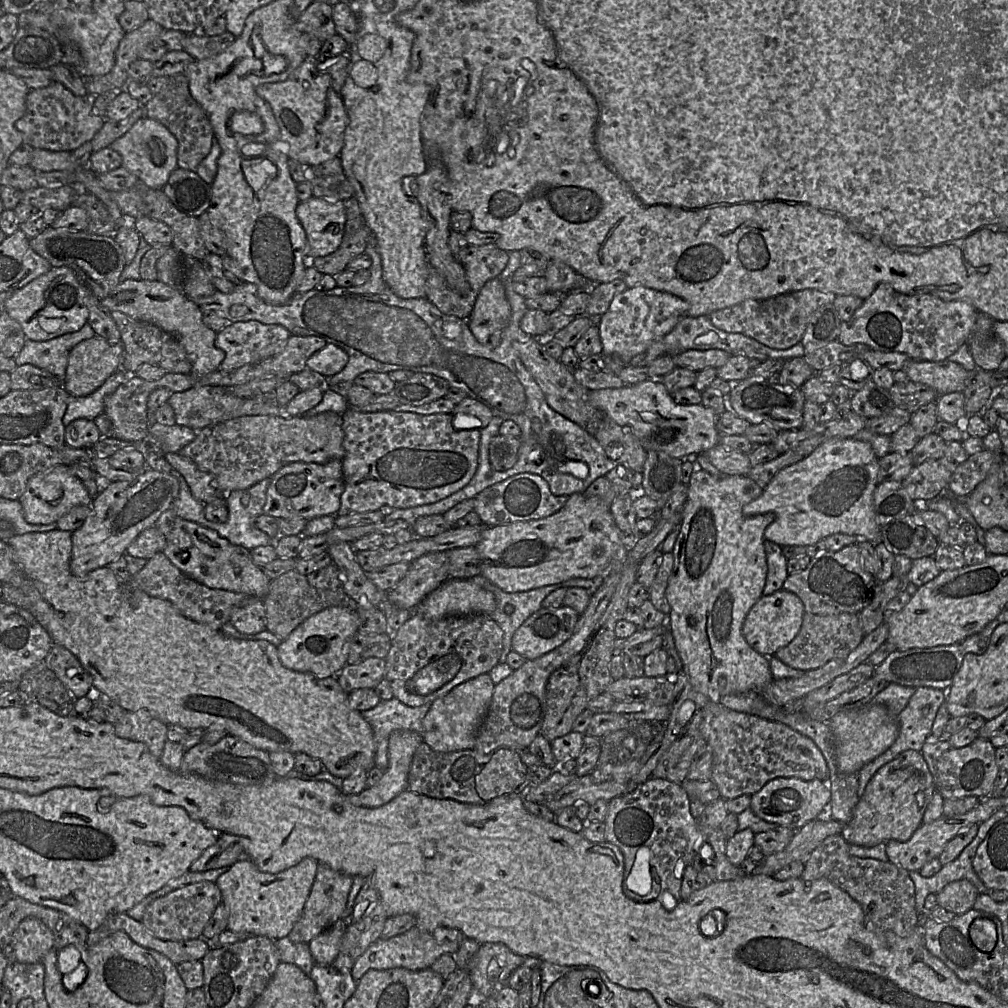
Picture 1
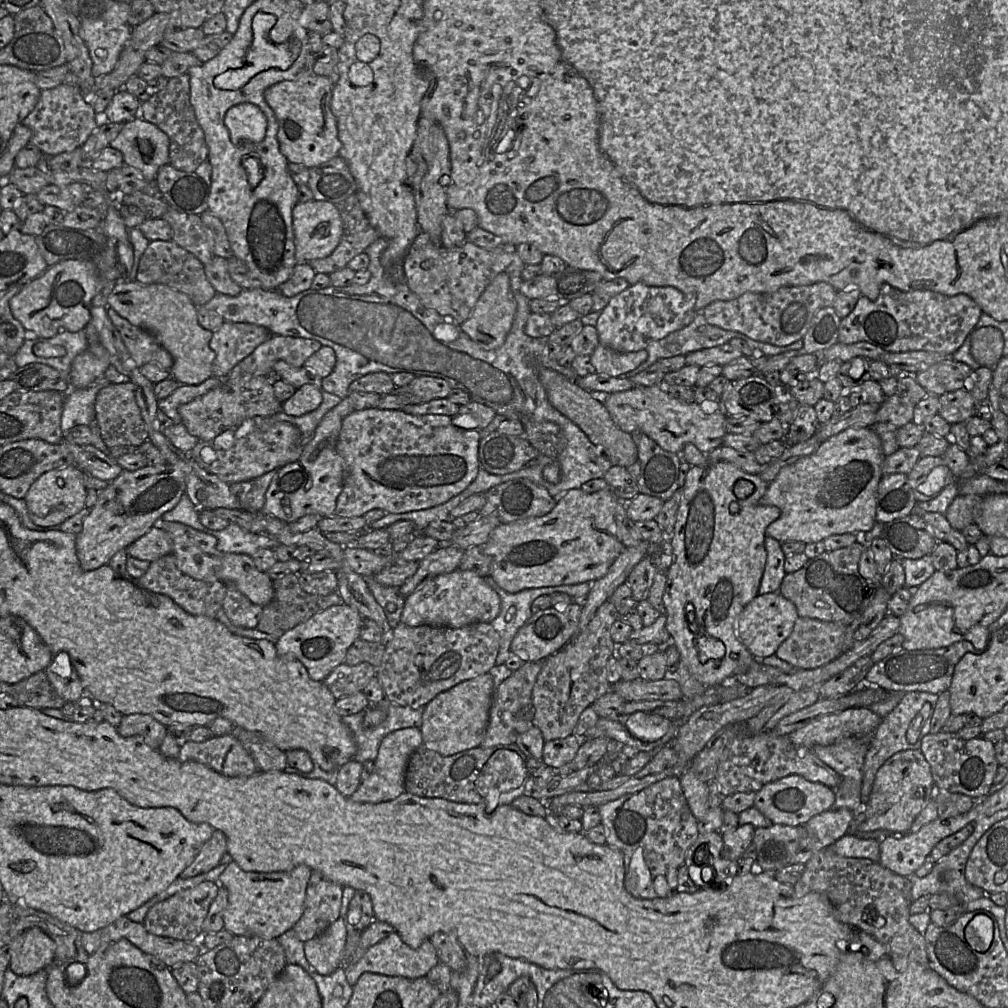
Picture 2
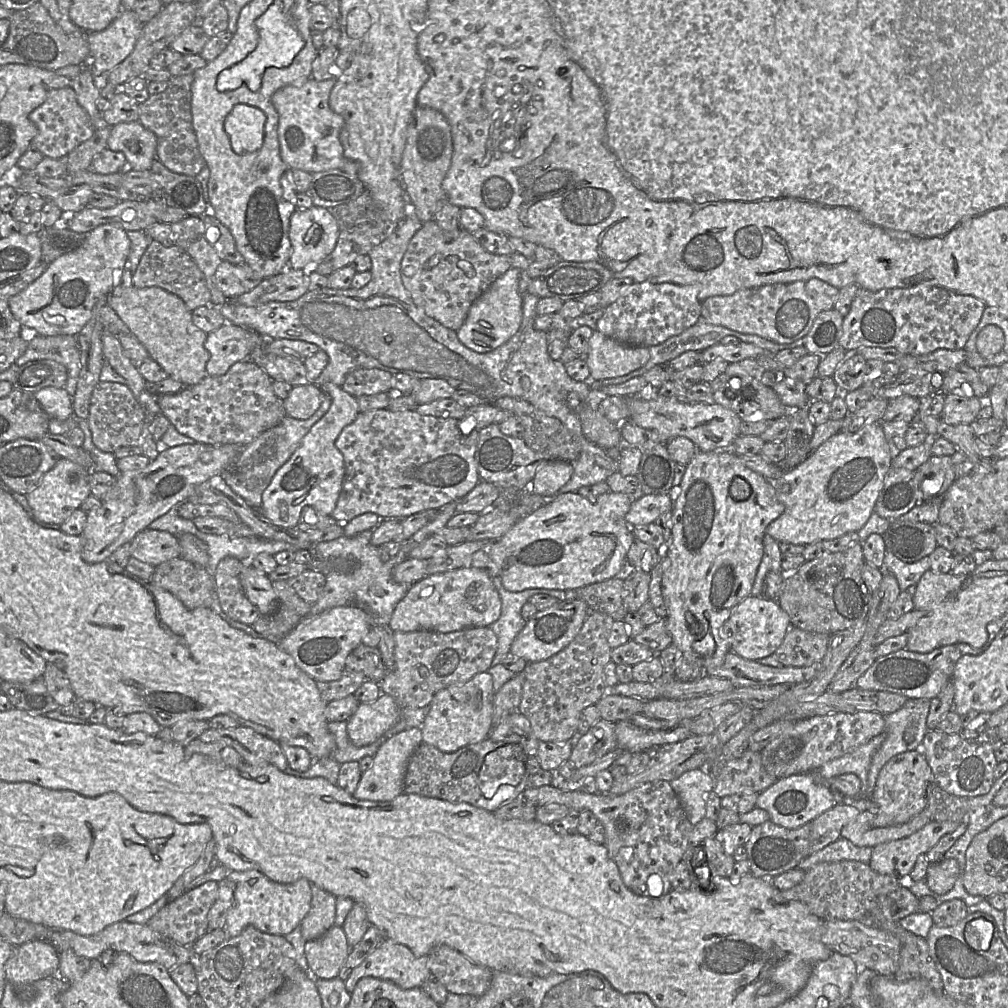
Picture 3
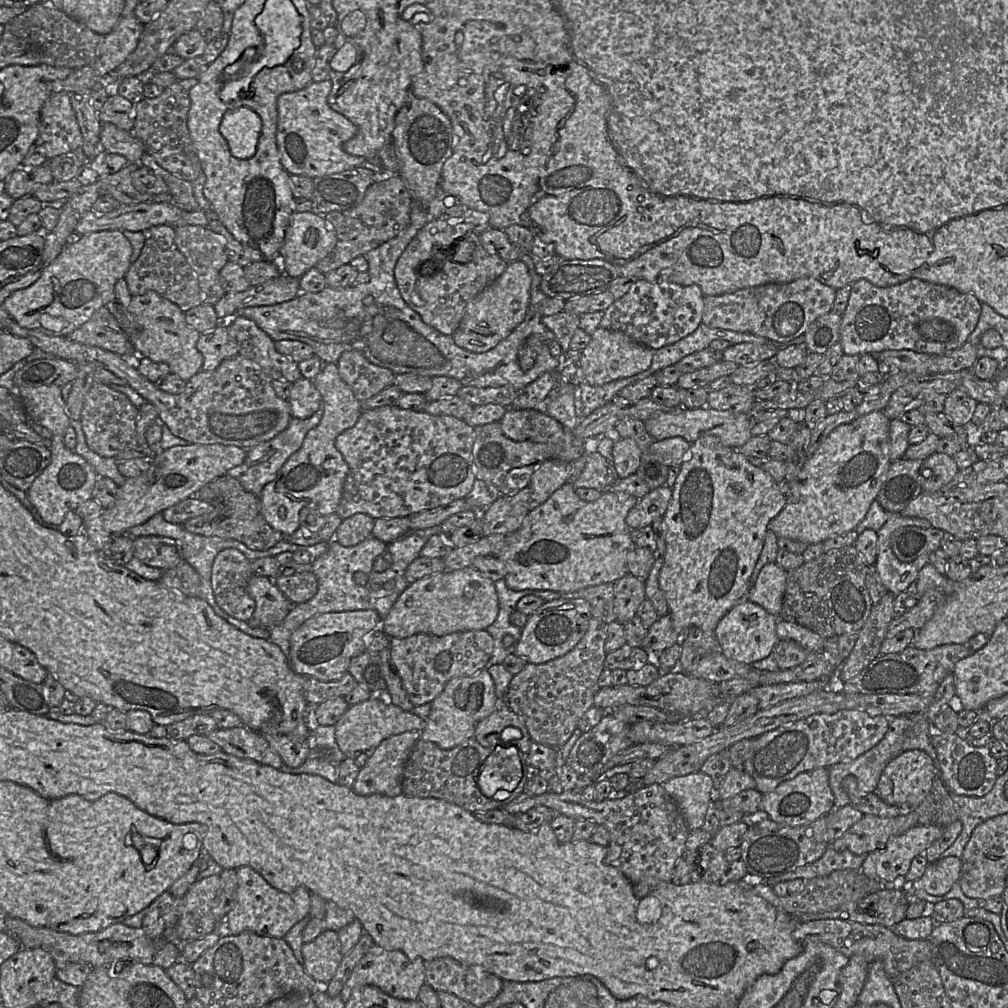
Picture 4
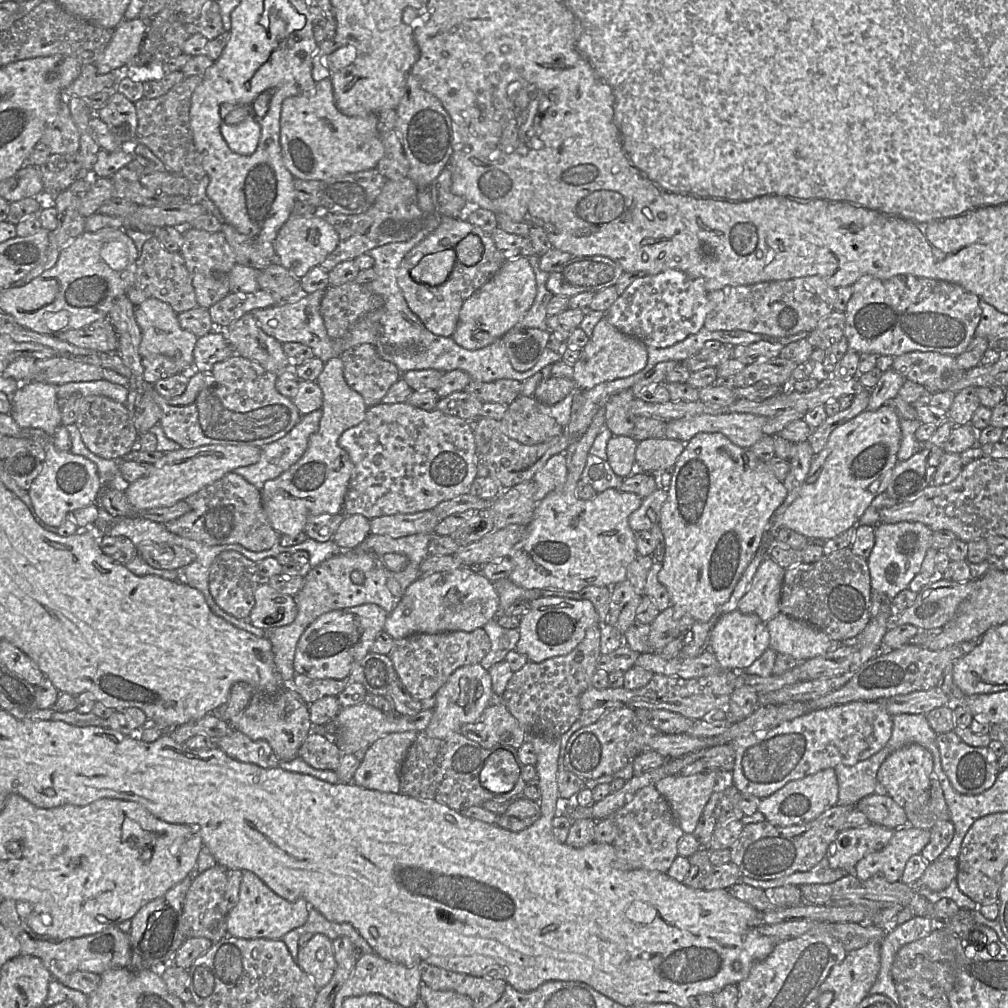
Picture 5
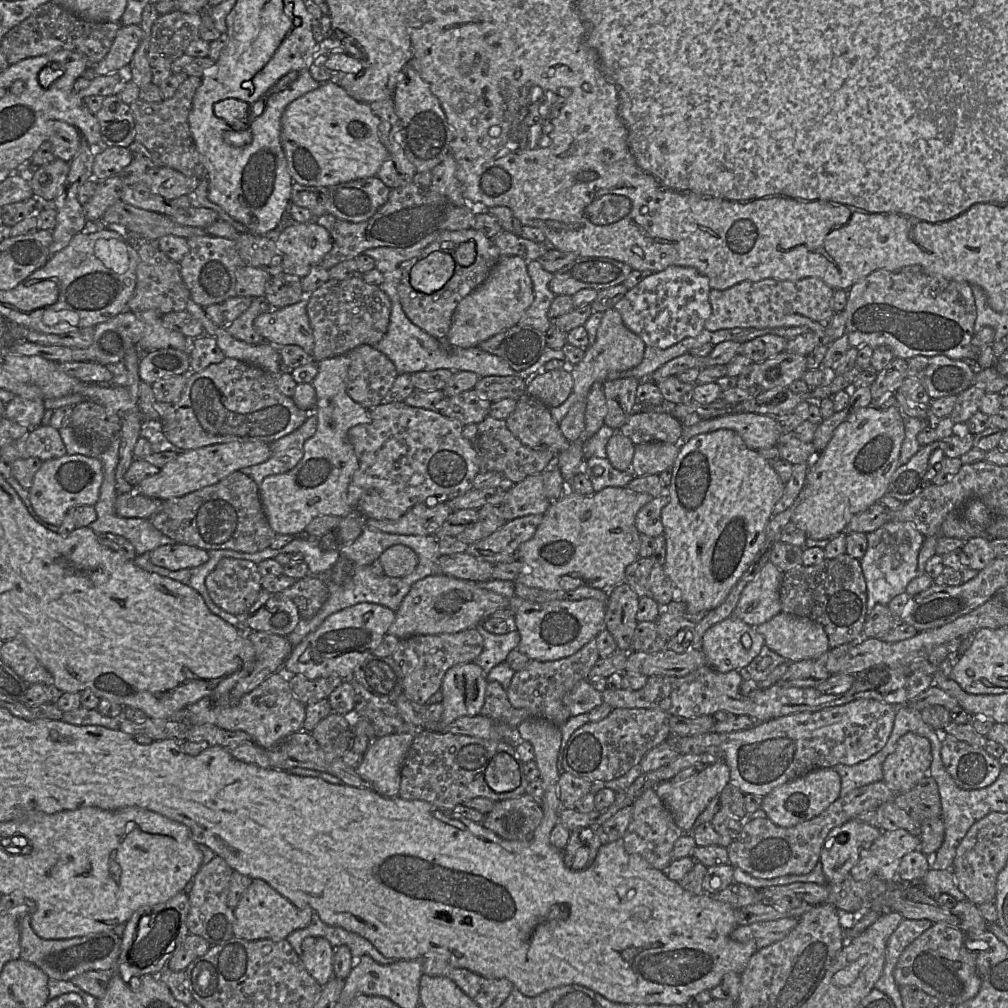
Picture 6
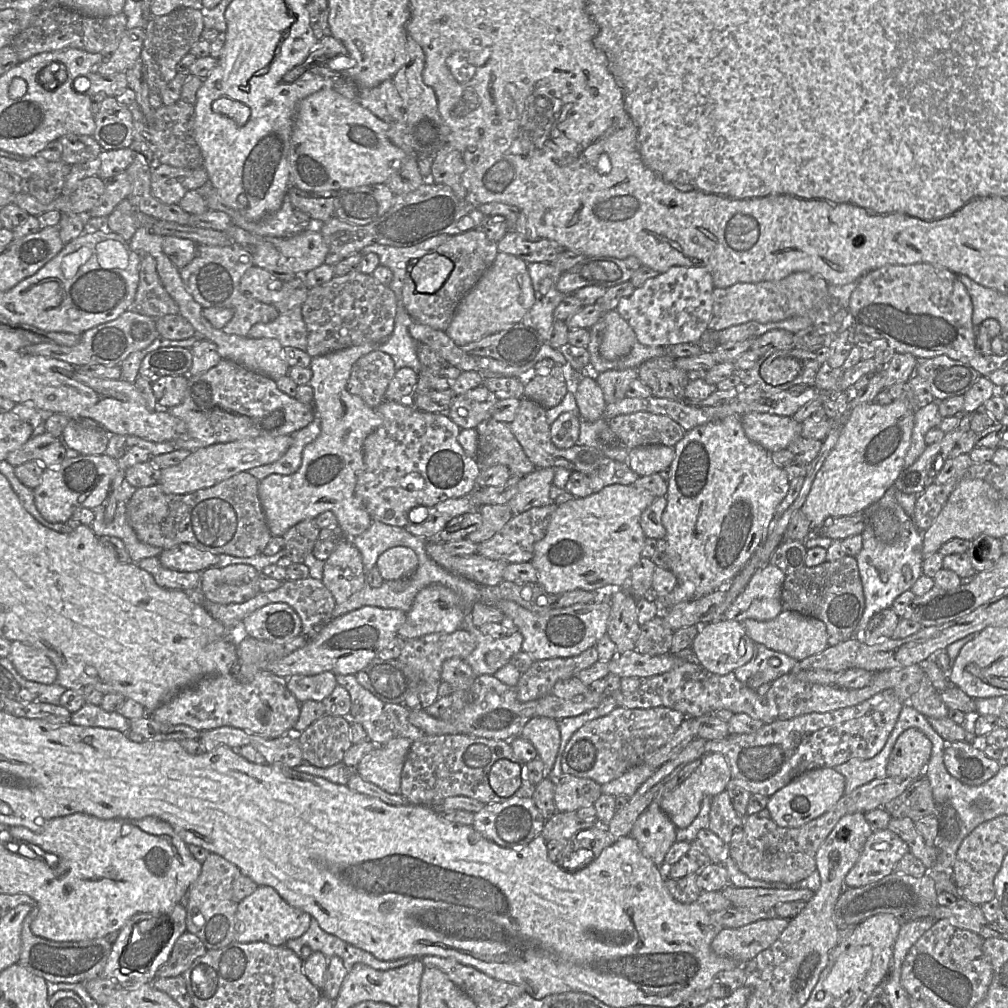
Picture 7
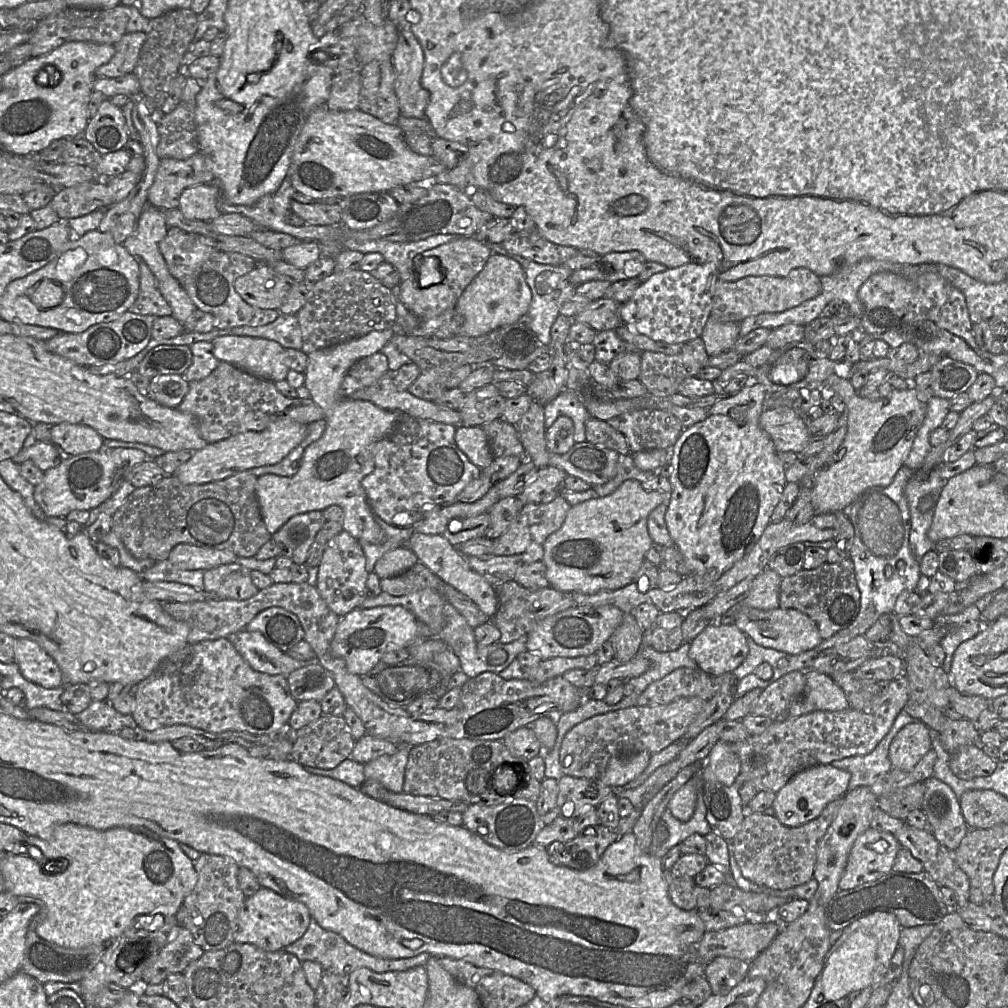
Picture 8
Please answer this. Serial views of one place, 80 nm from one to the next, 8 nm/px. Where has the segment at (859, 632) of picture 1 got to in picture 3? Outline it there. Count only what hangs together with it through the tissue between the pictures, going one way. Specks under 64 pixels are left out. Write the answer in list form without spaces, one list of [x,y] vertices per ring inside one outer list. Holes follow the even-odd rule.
[[[791,626],[774,654],[785,667],[811,666],[824,658],[829,638],[829,634],[807,632]]]

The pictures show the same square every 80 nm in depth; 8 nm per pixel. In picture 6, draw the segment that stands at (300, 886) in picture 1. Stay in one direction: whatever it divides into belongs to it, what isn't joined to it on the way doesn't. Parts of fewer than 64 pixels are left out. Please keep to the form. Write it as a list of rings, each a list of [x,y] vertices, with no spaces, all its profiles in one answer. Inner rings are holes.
[[[253,879],[234,909],[234,937],[247,941],[261,939],[281,941],[293,931],[307,927],[311,922],[313,912],[309,907],[297,908],[267,882],[261,879]]]

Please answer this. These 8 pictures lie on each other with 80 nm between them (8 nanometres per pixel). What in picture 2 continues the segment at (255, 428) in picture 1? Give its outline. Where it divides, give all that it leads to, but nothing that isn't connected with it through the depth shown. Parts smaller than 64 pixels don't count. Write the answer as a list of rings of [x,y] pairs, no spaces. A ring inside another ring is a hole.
[[[277,422],[270,426],[267,430],[255,430],[235,439],[234,445],[227,450],[215,448],[214,440],[212,440],[198,441],[190,452],[184,453],[190,454],[192,459],[207,472],[216,475],[225,483],[232,484],[252,480],[271,470],[279,470],[286,464],[297,461],[303,452],[305,444],[306,440],[303,438],[299,428],[289,422]]]

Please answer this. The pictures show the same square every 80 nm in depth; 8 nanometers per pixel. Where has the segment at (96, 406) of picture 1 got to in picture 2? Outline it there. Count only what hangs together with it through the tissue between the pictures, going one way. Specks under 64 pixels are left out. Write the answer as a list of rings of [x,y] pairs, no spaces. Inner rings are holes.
[[[103,379],[101,382],[94,382],[92,385],[85,389],[72,389],[68,393],[63,393],[65,395],[64,404],[63,404],[63,412],[61,415],[61,430],[63,432],[63,440],[64,440],[64,433],[68,432],[71,428],[77,425],[87,425],[91,426],[91,424],[95,423],[95,408],[94,403],[97,396],[97,393],[100,389],[110,384],[109,381]]]

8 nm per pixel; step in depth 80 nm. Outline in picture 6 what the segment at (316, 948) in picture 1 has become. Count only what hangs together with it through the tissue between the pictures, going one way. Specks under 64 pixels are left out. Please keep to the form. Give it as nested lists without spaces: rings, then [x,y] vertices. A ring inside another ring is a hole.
[[[322,937],[316,938],[310,950],[302,950],[301,961],[305,969],[322,987],[334,975],[333,951],[334,947]]]

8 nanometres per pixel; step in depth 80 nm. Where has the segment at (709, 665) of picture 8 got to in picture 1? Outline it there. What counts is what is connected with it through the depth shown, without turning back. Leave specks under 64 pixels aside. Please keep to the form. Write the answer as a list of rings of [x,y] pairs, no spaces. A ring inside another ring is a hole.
[[[780,589],[770,595],[762,595],[752,606],[743,622],[742,634],[756,652],[771,657],[795,638],[804,614],[805,608],[801,599],[792,592]]]

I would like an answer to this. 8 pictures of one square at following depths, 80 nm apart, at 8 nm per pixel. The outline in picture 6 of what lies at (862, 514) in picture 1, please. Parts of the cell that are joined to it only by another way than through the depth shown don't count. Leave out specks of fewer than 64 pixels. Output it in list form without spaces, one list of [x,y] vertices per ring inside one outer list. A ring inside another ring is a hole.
[[[872,404],[853,412],[834,431],[825,449],[812,460],[806,483],[799,496],[800,504],[791,517],[814,540],[831,539],[843,533],[852,518],[877,503],[887,492],[893,473],[900,466],[899,457],[905,438],[904,415],[899,407],[881,409]]]

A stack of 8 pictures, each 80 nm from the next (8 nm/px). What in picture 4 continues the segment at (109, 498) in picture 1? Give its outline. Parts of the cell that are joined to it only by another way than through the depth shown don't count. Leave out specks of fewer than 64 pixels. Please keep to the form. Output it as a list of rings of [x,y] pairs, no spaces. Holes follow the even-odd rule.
[[[189,444],[159,452],[145,473],[126,478],[125,483],[118,487],[117,500],[113,507],[102,508],[95,517],[85,519],[83,533],[88,538],[85,551],[100,552],[115,538],[125,535],[131,527],[140,525],[165,509],[190,498],[209,482],[241,465],[246,456],[247,449],[223,444]]]

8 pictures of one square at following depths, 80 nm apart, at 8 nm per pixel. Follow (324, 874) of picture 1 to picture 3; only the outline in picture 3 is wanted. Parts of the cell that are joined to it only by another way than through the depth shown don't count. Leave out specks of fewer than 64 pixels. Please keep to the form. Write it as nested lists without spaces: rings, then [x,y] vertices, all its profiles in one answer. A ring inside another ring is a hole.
[[[311,884],[311,904],[300,924],[303,939],[312,941],[334,926],[337,897]]]

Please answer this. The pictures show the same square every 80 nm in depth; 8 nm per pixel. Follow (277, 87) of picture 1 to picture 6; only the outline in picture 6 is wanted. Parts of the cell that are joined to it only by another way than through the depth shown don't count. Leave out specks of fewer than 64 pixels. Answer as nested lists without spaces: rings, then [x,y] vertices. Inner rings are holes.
[[[334,81],[321,85],[291,102],[281,117],[281,143],[287,161],[287,169],[293,182],[305,186],[331,187],[352,180],[376,176],[388,157],[386,147],[378,133],[379,118],[367,103],[352,98]]]

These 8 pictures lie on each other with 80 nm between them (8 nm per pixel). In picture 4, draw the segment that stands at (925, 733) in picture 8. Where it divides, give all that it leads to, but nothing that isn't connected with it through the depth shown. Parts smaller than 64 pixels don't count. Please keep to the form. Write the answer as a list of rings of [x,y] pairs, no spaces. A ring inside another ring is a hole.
[[[906,750],[894,757],[879,778],[876,793],[888,805],[897,806],[901,813],[914,811],[929,794],[934,779],[939,777],[932,758],[923,750]]]

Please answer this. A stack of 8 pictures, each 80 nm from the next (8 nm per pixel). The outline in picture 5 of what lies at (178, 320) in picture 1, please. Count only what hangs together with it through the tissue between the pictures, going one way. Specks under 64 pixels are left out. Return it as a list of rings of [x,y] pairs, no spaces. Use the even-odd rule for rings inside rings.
[[[148,298],[134,308],[134,316],[141,330],[139,354],[141,358],[154,355],[165,355],[180,362],[183,372],[193,369],[193,351],[198,337],[192,332],[181,328],[177,313],[173,308],[156,298]]]

